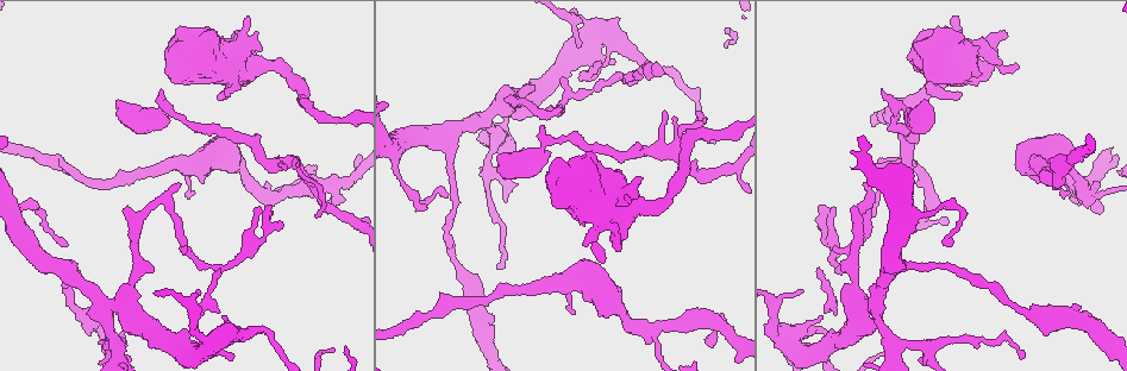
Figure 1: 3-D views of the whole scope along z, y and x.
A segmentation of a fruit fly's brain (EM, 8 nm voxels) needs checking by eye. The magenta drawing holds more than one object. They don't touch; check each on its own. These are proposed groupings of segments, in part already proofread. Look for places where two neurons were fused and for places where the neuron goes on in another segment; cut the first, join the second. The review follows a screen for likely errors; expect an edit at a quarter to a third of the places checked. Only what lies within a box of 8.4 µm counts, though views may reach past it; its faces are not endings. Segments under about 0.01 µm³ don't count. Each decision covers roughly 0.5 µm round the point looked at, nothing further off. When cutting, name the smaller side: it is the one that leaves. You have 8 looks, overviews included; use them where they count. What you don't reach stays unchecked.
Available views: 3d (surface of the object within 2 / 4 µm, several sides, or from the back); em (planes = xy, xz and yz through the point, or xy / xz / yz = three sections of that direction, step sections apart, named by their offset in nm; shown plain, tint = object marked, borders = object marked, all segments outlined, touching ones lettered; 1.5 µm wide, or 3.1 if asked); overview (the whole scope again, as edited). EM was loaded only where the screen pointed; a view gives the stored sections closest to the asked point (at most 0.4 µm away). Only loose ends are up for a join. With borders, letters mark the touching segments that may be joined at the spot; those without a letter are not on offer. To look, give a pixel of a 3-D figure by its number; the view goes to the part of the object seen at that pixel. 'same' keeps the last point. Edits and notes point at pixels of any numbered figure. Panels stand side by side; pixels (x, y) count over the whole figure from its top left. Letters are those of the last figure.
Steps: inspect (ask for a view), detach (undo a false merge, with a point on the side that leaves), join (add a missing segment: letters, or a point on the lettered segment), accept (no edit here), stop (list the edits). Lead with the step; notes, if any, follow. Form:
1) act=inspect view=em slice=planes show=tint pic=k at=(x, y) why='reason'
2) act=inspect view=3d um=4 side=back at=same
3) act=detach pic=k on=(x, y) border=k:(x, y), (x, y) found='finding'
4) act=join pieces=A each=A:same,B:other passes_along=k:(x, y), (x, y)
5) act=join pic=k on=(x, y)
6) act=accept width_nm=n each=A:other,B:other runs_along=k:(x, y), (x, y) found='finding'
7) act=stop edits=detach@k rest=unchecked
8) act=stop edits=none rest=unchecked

act=inspect view=3d um=2 side=back pic=1 at=(178, 182) why='free end'

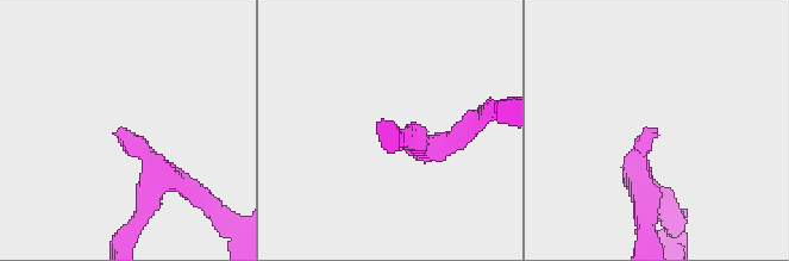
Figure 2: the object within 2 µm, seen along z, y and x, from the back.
act=inspect view=em slice=xy step=8 show=tint pic=2 at=(643, 129)

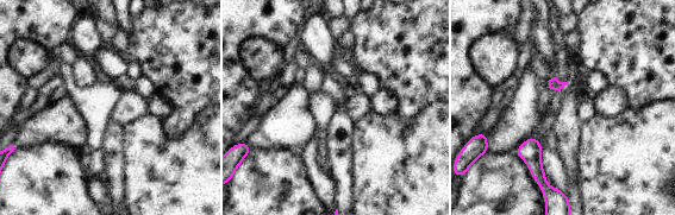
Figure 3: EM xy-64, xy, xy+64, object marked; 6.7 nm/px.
act=inspect view=em slice=planes show=borders at=same why='cut it another way'

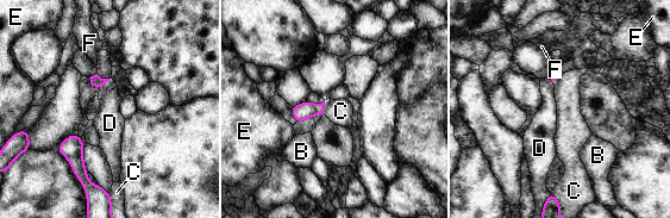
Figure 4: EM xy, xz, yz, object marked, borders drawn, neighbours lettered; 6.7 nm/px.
act=accept each=B:other,C:other,D:other,E:other,F:other found='no lettered segment goes on from it'

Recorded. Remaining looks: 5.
act=inspect view=em slice=planes show=borders pic=1 at=(715, 142) why='thin end'

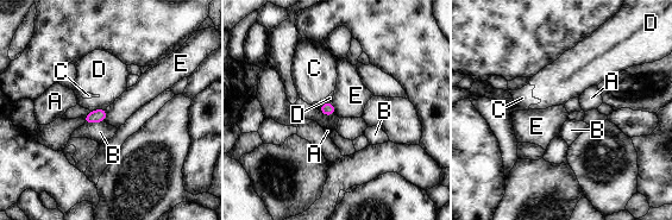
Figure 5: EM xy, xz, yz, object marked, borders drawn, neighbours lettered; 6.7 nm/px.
act=accept each=A:other,B:other,C:other,D:other,E:other found='none of them fits'

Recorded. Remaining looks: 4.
act=inspect view=3d um=4 pic=1 at=(532, 88) why='an open end'

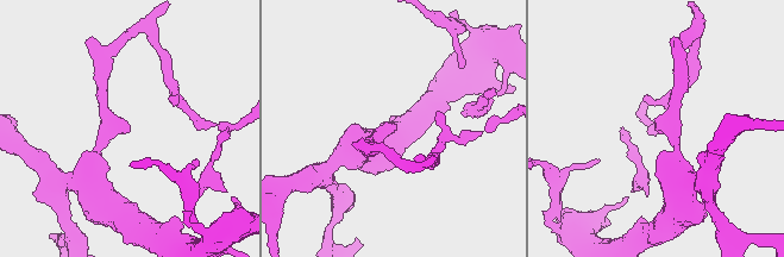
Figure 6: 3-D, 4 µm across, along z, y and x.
act=inspect view=em slice=planes show=borders pic=6 at=(395, 127) arm_widths_nm=190,280 why='shape alone is not enough'

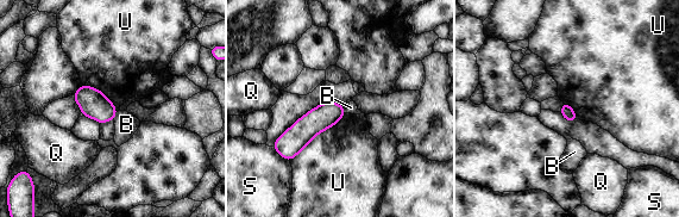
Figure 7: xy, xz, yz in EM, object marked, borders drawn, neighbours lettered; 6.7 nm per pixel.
act=accept each=B:other,Q:other,S:other,U:other border=7:(345, 113), (319, 132), (290, 161) found='none of them fits'

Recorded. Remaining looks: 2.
act=stop edits=none rest=unchecked

